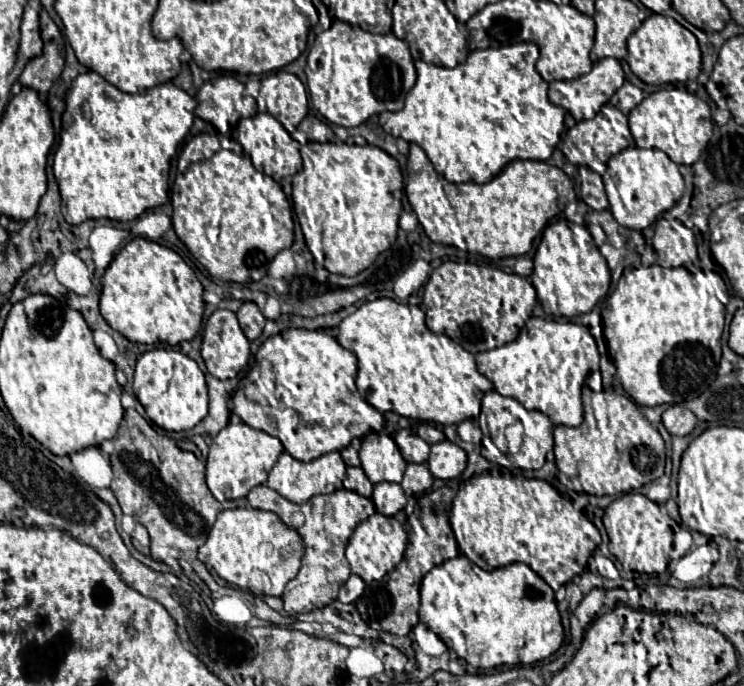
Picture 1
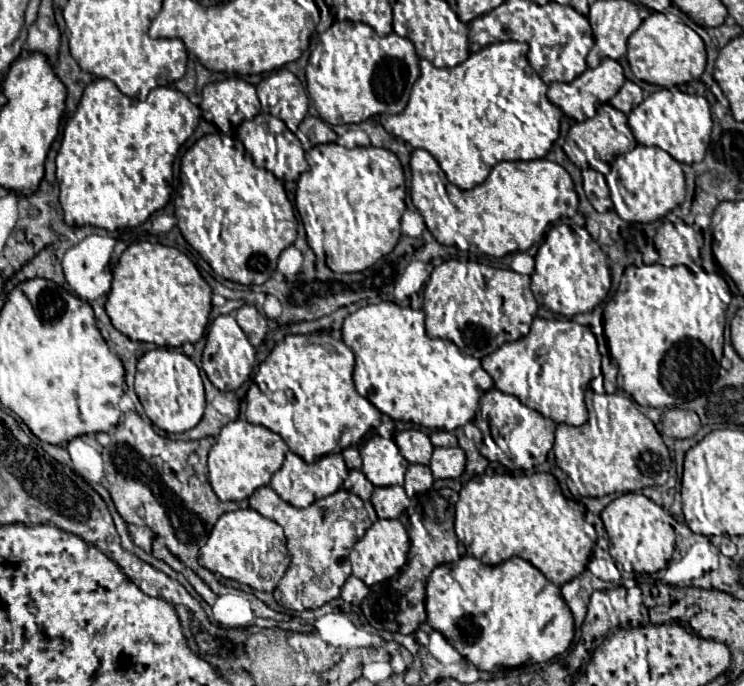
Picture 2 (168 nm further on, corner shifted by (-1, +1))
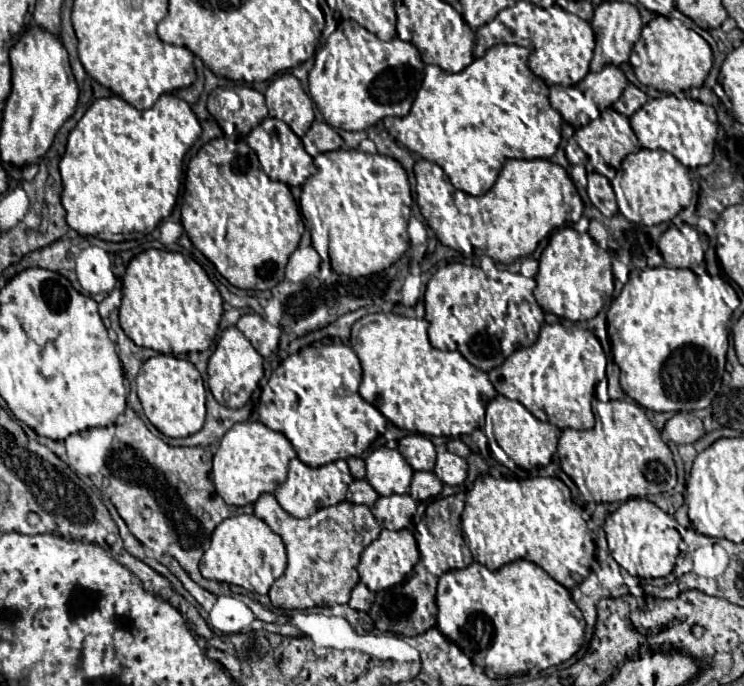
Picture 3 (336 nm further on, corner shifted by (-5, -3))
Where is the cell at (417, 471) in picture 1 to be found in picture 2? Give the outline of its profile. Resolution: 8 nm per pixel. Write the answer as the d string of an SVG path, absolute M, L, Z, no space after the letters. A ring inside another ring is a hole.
M410 464L406 470L406 484L404 490L408 496L426 492L432 486L434 478L430 472L430 466L422 466L422 464Z

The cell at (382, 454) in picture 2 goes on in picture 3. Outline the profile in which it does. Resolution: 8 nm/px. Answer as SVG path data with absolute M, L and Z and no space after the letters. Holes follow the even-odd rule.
M376 448L365 458L366 480L380 496L408 494L414 470L398 450Z

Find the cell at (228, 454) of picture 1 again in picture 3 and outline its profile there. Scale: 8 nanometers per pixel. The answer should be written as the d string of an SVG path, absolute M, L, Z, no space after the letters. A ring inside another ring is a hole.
M238 422L224 434L214 454L212 481L226 504L254 504L262 494L274 492L286 480L292 456L294 448L284 434L270 430L262 422Z

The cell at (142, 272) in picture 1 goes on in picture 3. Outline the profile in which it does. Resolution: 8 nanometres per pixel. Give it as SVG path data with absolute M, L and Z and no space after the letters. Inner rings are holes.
M150 248L128 264L122 278L120 324L138 346L162 354L204 352L218 334L222 304L218 288L198 262L180 252Z

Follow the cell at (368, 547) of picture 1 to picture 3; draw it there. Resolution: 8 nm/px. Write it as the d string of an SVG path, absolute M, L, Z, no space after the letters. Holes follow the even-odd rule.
M382 530L380 538L374 540L370 546L360 556L358 572L360 572L360 582L366 584L372 592L386 590L398 582L402 582L414 568L414 564L420 560L420 552L416 546L416 540L410 530Z

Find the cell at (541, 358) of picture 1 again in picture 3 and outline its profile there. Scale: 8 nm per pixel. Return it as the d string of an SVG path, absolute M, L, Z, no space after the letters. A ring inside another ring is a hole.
M543 323L536 344L516 350L488 376L498 394L518 400L538 420L550 422L560 430L590 430L594 426L590 404L594 388L606 378L606 366L606 354L594 332L582 330L576 324Z

